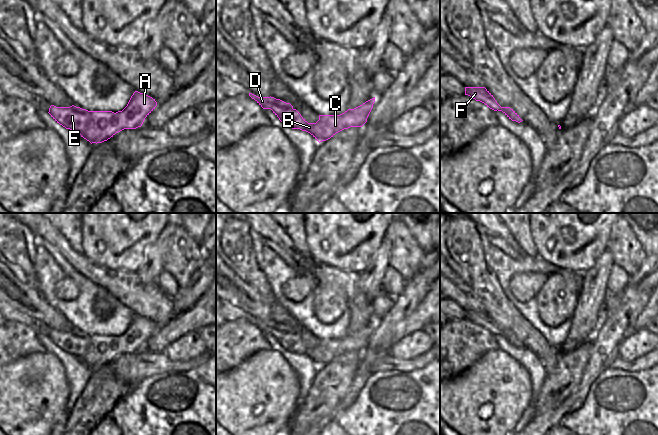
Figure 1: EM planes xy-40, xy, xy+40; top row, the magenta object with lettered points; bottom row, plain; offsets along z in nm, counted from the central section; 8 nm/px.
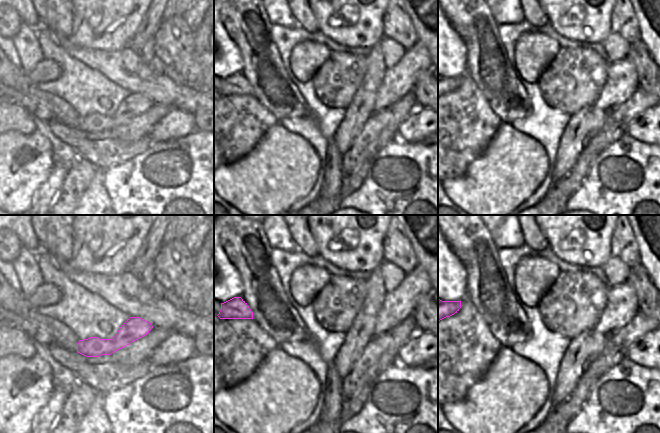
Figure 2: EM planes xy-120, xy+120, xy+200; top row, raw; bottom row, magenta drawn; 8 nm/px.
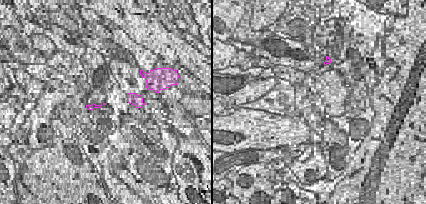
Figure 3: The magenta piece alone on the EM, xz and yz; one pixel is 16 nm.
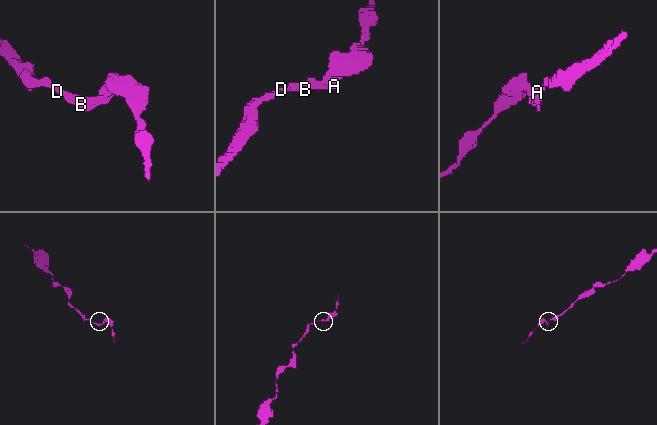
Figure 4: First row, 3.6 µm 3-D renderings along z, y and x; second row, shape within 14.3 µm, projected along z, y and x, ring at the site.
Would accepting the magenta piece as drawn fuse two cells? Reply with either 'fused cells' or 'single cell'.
single cell

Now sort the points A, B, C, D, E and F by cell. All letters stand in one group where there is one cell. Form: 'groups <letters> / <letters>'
groups A B C D E F

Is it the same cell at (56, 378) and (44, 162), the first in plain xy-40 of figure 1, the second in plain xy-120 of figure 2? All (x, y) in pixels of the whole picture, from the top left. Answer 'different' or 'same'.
same

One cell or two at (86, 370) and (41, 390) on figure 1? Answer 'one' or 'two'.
two

